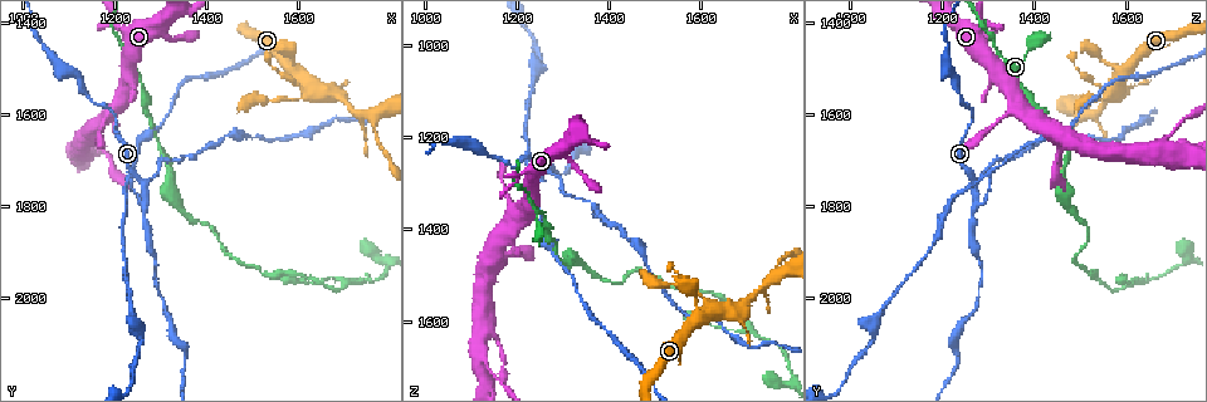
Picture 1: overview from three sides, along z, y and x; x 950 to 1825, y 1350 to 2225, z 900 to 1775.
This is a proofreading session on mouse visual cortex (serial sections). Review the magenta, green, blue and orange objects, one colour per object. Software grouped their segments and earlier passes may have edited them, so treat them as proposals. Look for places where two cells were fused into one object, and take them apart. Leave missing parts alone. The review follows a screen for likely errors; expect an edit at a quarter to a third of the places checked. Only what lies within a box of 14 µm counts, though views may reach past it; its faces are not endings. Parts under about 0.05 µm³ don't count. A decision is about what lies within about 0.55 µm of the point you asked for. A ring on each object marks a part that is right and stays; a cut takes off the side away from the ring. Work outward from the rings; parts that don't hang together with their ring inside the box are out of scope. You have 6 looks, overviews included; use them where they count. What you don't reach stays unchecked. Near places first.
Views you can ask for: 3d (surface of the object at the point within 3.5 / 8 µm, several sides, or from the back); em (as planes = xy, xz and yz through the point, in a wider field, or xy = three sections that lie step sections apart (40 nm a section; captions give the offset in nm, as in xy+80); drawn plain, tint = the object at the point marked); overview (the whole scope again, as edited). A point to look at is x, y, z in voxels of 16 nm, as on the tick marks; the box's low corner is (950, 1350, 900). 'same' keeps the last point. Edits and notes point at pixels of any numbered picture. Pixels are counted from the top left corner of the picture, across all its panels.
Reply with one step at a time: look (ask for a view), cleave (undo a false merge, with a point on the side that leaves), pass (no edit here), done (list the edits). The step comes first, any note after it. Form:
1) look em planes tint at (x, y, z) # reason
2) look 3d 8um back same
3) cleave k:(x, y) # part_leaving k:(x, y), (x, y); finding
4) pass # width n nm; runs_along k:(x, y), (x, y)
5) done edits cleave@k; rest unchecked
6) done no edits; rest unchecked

look 3d 8um at (1205, 1410, 1290) # abrupt turn

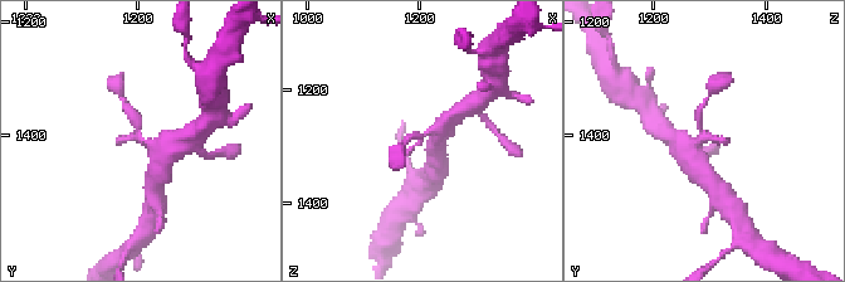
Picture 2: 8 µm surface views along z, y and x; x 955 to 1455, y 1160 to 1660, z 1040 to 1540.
look em xy step 5 tint at (1200, 1410, 1285) # need the tissue

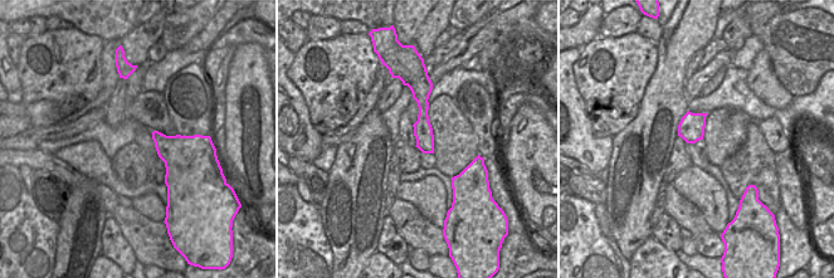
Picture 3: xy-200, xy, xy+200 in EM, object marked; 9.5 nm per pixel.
pass # runs_along 3:(425, 86), (423, 133), (430, 150); continuous, no second cell

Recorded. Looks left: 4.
look 3d 3.5um at (1260, 1750, 1275) # a fork

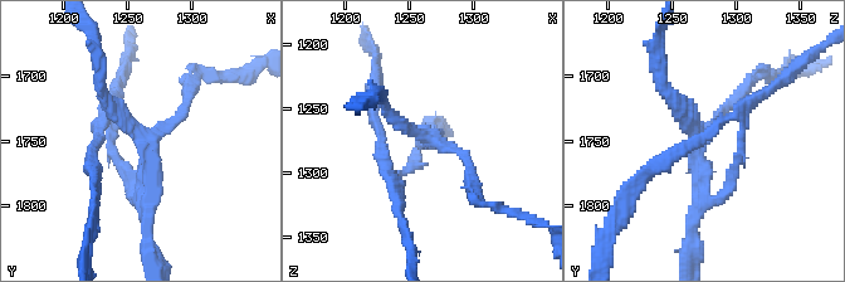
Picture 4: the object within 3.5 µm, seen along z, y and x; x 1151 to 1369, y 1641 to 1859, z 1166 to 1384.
cleave 4:(113, 152) # arm_widths 100, 200, 200 nm; part_leaving 4:(137, 199), (106, 118); two cells meet here

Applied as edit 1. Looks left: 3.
look 3d 8um at (1200, 1600, 1265) # abrupt turn

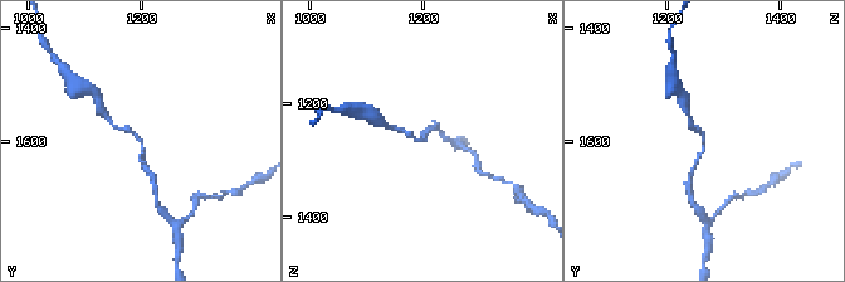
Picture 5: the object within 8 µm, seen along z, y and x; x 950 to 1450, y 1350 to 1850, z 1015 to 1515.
look em planes tint at (1195, 1595, 1265) # arm_widths 150, 150 nm; now the EM

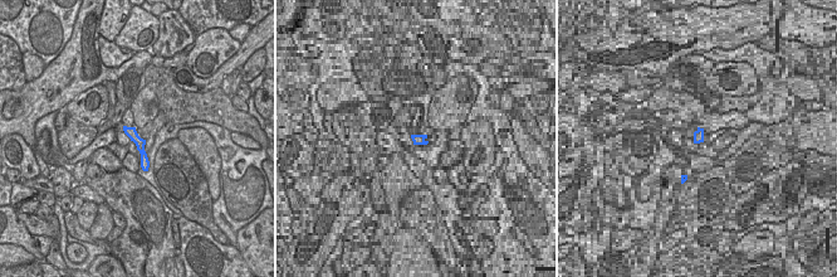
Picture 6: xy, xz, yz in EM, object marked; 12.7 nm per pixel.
pass # runs_along 5:(149, 170), (141, 141), (111, 122); continuous, no second cell

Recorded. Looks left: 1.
done edits cleave@4; rest unchecked

